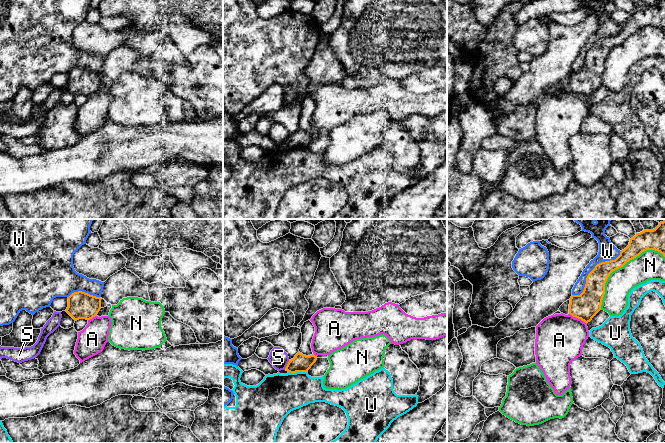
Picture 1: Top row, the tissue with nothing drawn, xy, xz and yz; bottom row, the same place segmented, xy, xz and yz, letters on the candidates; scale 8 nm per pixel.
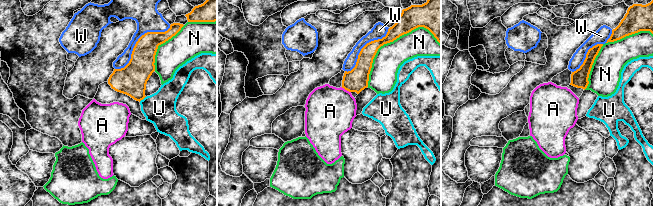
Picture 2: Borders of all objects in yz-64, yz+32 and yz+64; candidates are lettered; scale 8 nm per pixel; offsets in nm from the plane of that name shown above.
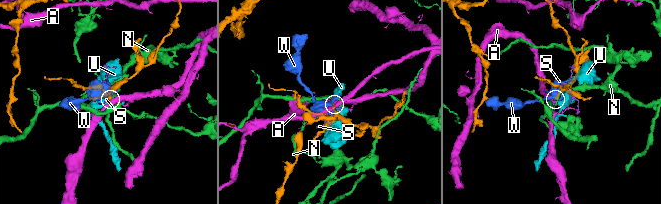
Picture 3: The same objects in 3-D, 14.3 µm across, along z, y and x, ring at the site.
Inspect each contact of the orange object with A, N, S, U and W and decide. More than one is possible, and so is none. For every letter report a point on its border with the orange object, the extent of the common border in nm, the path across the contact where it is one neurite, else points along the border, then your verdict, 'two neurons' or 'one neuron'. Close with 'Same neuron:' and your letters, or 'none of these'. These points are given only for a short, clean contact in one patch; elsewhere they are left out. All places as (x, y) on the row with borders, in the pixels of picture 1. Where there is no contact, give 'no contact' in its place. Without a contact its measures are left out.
A: contact yz (578, 318); length 170 nm; border yz (569, 313), (580, 318), (586, 324); two neurons
N: contact yz (619, 267); length 700 nm; two neurons
S: contact xz (287, 364); length 80 nm; two neurons
U: contact xz (297, 371); length 150 nm; two neurons
W: contact yz (592, 270); length 550 nm; two neurons
Same neuron: none of these

